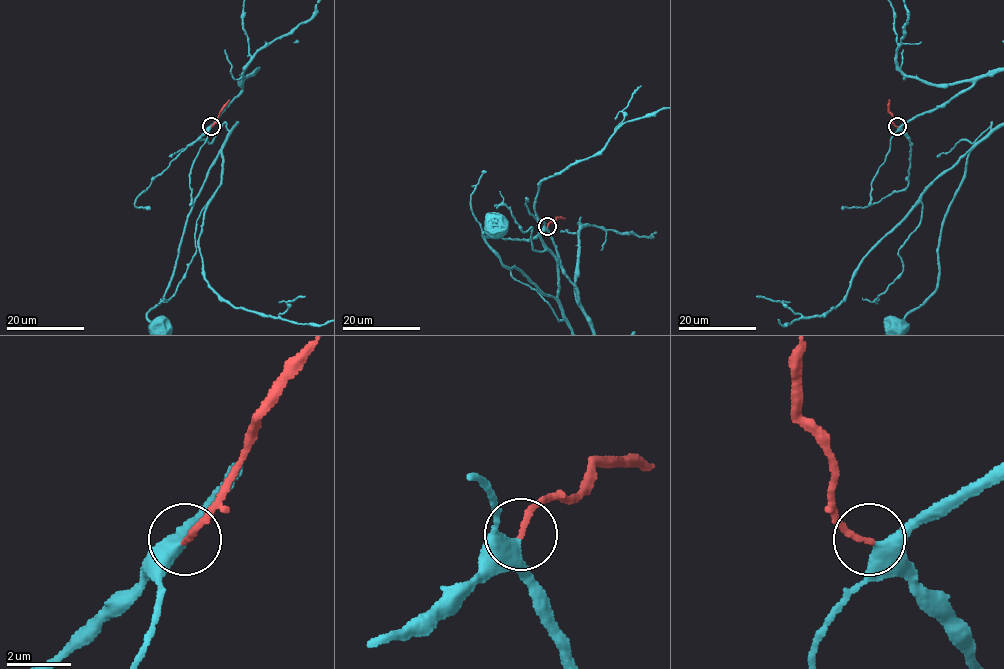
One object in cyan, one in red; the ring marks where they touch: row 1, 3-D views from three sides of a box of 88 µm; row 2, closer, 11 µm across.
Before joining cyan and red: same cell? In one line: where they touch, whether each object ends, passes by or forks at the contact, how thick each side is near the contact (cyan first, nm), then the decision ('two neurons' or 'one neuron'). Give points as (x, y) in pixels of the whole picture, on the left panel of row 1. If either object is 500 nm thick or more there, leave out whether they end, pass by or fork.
(211, 126) | cyan passes by | red ends | 400/190 nm | one neuron

